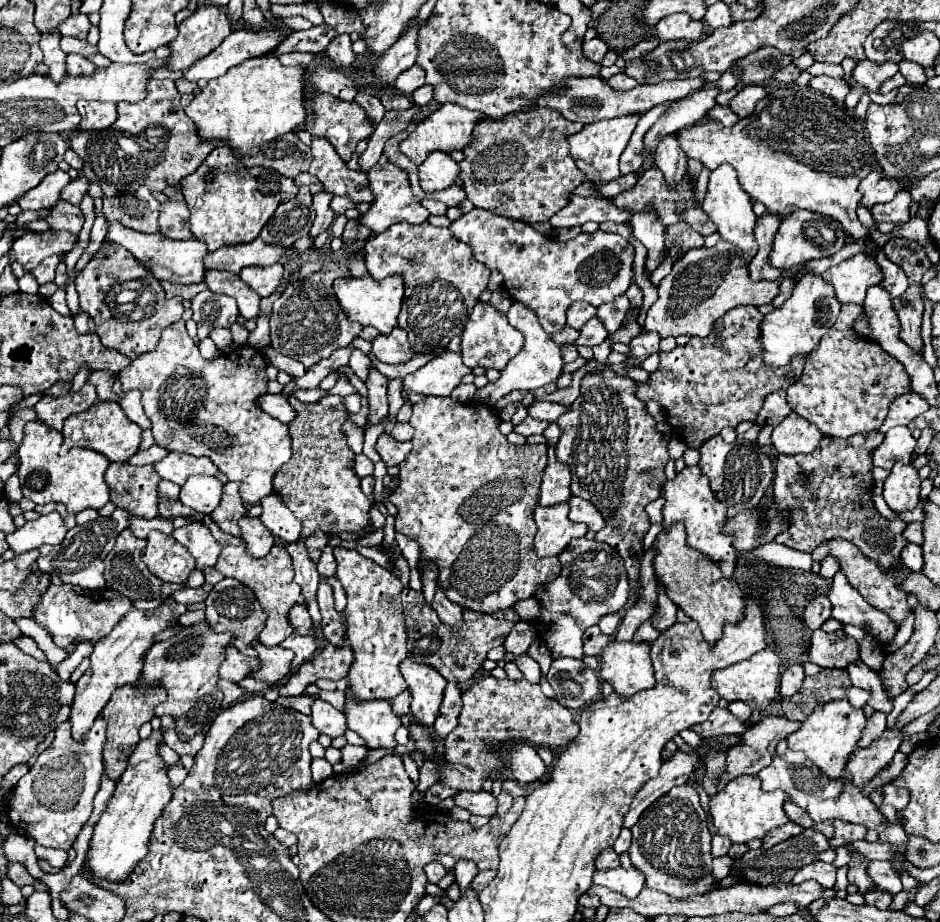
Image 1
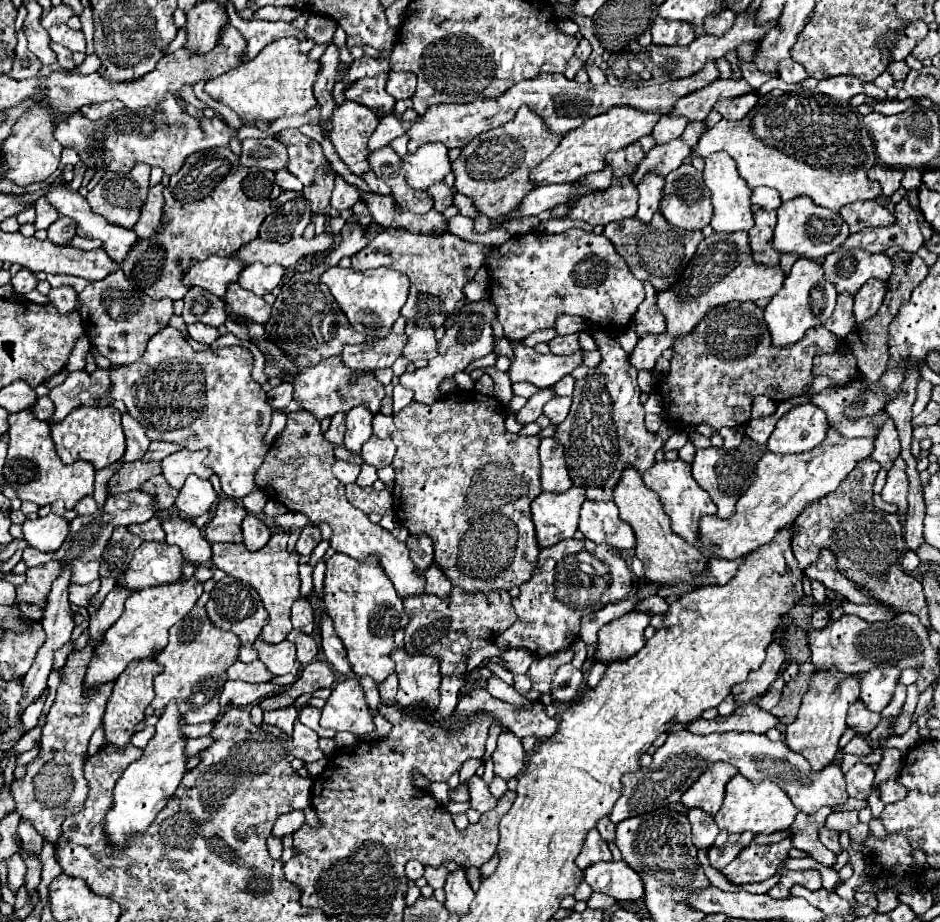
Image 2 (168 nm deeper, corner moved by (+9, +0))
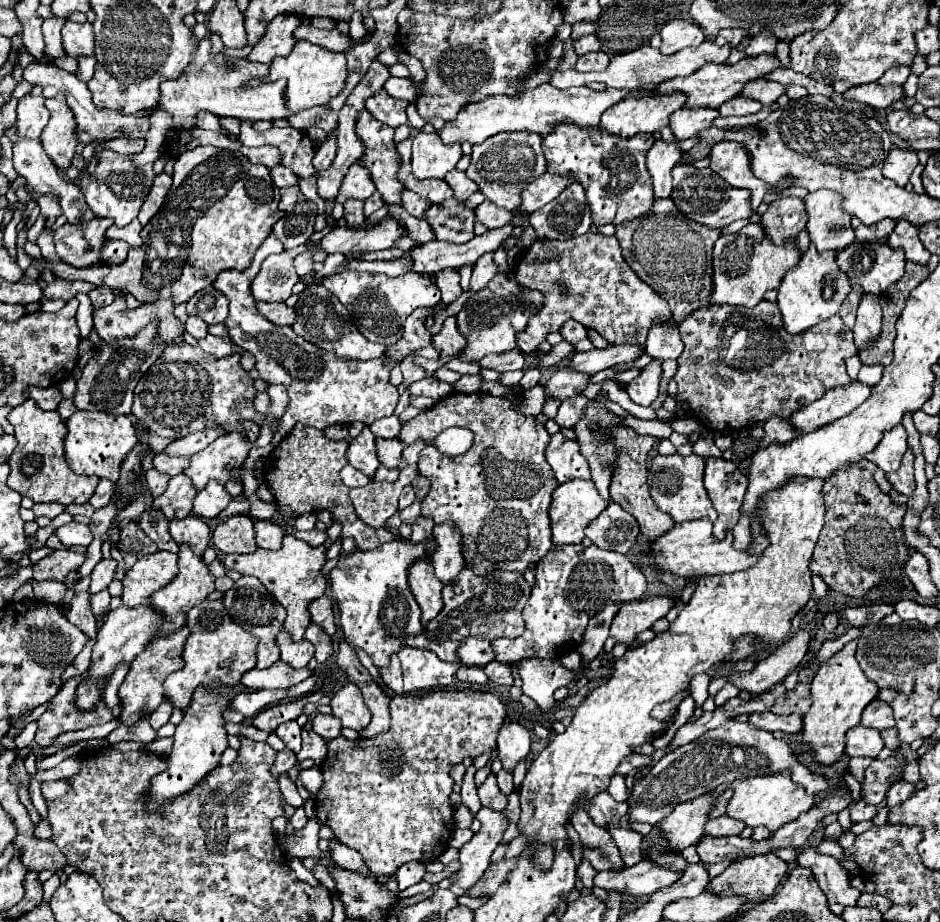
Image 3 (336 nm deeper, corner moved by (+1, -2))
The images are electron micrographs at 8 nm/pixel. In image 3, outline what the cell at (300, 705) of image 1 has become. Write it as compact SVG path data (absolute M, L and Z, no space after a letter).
M290 720L290 722L284 722L276 728L276 734L284 740L284 744L292 750L292 752L300 752L300 744L302 744L302 738L300 738L300 732L302 728L298 726L296 720Z

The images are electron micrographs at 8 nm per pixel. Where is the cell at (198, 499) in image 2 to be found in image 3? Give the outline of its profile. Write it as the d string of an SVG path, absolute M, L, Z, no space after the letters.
M210 480L196 494L196 500L192 500L192 514L200 518L216 518L230 504L230 500L232 496L224 490L224 486L216 480Z

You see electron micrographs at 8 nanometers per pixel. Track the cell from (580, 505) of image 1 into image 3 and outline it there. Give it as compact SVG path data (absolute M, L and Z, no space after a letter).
M610 502L610 506L592 520L586 532L586 536L602 550L614 550L620 554L628 554L632 550L638 534L640 530L634 516L616 502Z

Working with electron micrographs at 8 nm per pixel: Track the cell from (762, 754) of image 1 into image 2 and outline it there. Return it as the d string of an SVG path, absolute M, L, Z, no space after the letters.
M716 762L716 766L712 766L712 770L708 770L708 774L702 774L696 780L696 784L682 794L680 804L686 810L702 808L708 816L714 816L718 812L722 800L724 800L726 784L736 772L738 770L734 766Z

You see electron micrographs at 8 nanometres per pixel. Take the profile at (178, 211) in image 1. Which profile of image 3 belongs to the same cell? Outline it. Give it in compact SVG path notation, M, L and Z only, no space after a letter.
M164 172L154 178L152 190L150 190L150 194L146 196L146 200L144 200L142 208L140 208L140 214L138 214L138 220L140 220L142 226L146 226L146 224L152 220L152 216L160 210L166 194L168 194L168 190L170 190L170 184L172 184L172 178L170 178L168 174L164 174Z

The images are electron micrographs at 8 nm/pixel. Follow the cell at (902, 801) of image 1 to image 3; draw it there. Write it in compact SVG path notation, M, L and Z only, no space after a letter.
M898 780L890 786L888 794L886 794L886 804L888 808L894 808L894 806L900 806L904 804L904 800L908 800L912 794L916 792L916 786L906 782L906 780Z

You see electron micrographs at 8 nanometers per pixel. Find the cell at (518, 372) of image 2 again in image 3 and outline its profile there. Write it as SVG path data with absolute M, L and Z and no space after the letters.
M610 346L610 348L592 348L588 352L576 352L570 356L568 368L576 368L576 372L584 372L586 376L592 376L600 370L606 370L620 362L632 362L642 354L638 346Z

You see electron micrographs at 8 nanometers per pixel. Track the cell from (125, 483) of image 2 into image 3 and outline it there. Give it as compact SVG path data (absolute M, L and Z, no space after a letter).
M156 454L154 460L152 460L152 464L154 464L154 468L160 474L178 476L188 466L188 460L186 458L172 458L172 456L166 456L166 454Z

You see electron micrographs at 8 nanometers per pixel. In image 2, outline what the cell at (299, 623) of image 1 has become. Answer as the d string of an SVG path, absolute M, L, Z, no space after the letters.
M298 598L292 606L292 624L294 628L302 630L304 634L312 634L314 632L314 608L308 602L308 598Z

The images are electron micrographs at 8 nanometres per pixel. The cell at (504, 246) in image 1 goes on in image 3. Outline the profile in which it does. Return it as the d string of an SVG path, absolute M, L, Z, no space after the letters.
M586 232L572 240L536 240L522 252L514 280L520 288L540 290L544 296L544 308L528 320L524 332L516 334L516 344L526 354L534 352L550 332L560 330L570 318L594 328L610 344L644 344L652 320L674 324L668 304L622 258L616 236Z

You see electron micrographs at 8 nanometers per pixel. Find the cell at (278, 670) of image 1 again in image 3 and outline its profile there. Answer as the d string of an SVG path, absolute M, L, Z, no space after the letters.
M280 632L276 636L276 644L280 648L280 660L288 662L292 668L304 668L314 656L314 646L308 640L292 642L286 632Z

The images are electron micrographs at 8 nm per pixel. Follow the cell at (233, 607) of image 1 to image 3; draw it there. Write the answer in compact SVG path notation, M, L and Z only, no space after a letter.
M242 576L238 582L234 582L234 586L224 594L224 608L226 612L232 616L232 620L236 624L240 624L244 630L248 630L250 634L258 636L258 648L256 648L256 656L258 656L258 668L268 668L272 666L278 658L280 658L280 650L274 644L276 634L282 630L284 618L286 618L286 610L280 606L280 602L260 584L258 578L252 576Z

